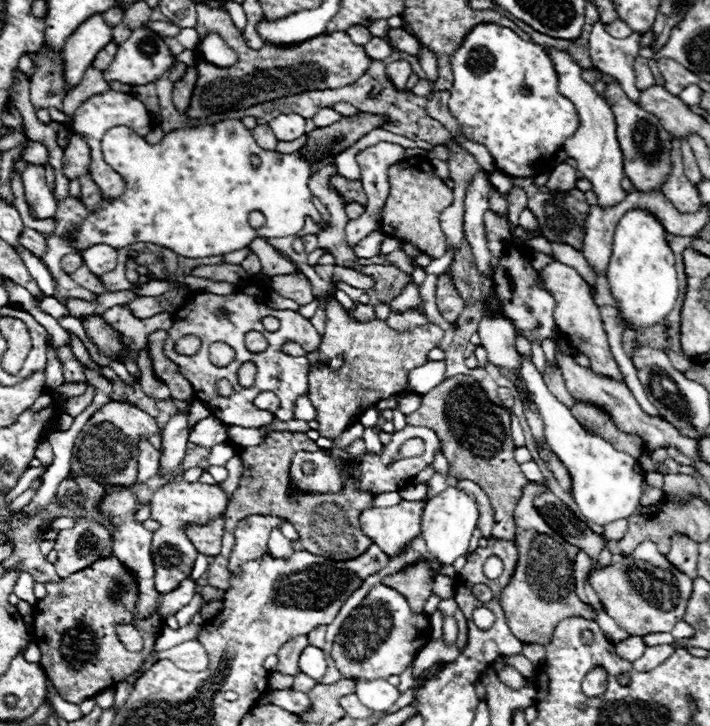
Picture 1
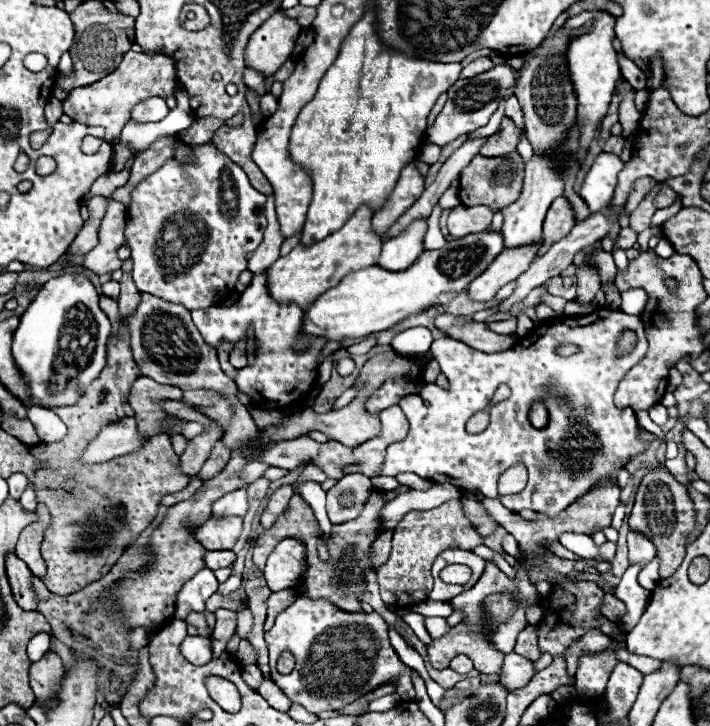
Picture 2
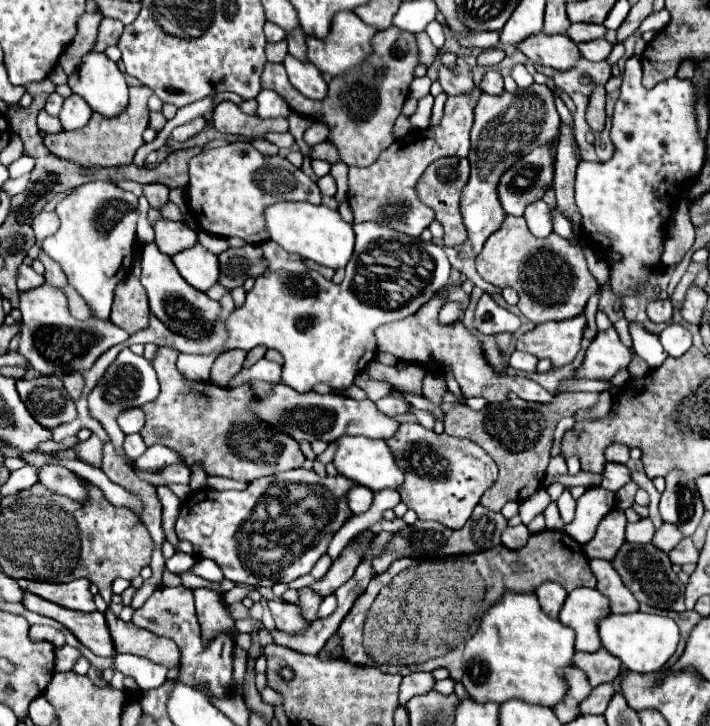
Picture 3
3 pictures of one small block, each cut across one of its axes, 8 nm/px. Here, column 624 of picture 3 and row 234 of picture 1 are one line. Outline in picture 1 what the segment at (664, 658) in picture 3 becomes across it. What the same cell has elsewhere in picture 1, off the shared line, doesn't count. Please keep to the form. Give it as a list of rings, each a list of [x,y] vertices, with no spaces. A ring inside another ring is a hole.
[[[632,208],[620,218],[614,230],[608,280],[612,296],[620,302],[618,310],[626,328],[630,328],[630,324],[658,324],[658,320],[664,320],[666,314],[674,308],[678,296],[676,260],[666,240],[666,228],[654,214]]]

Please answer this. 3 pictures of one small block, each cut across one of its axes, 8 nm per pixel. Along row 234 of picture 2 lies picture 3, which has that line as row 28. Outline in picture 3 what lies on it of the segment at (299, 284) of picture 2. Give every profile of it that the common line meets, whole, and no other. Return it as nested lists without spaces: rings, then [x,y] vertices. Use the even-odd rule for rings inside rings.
[[[336,12],[336,16],[332,18],[332,26],[330,32],[324,40],[314,38],[314,36],[306,36],[306,46],[308,46],[308,60],[322,72],[328,72],[330,76],[336,74],[344,74],[346,70],[350,70],[352,66],[360,64],[370,52],[370,40],[378,30],[374,26],[368,26],[366,22],[362,22],[354,12]]]

